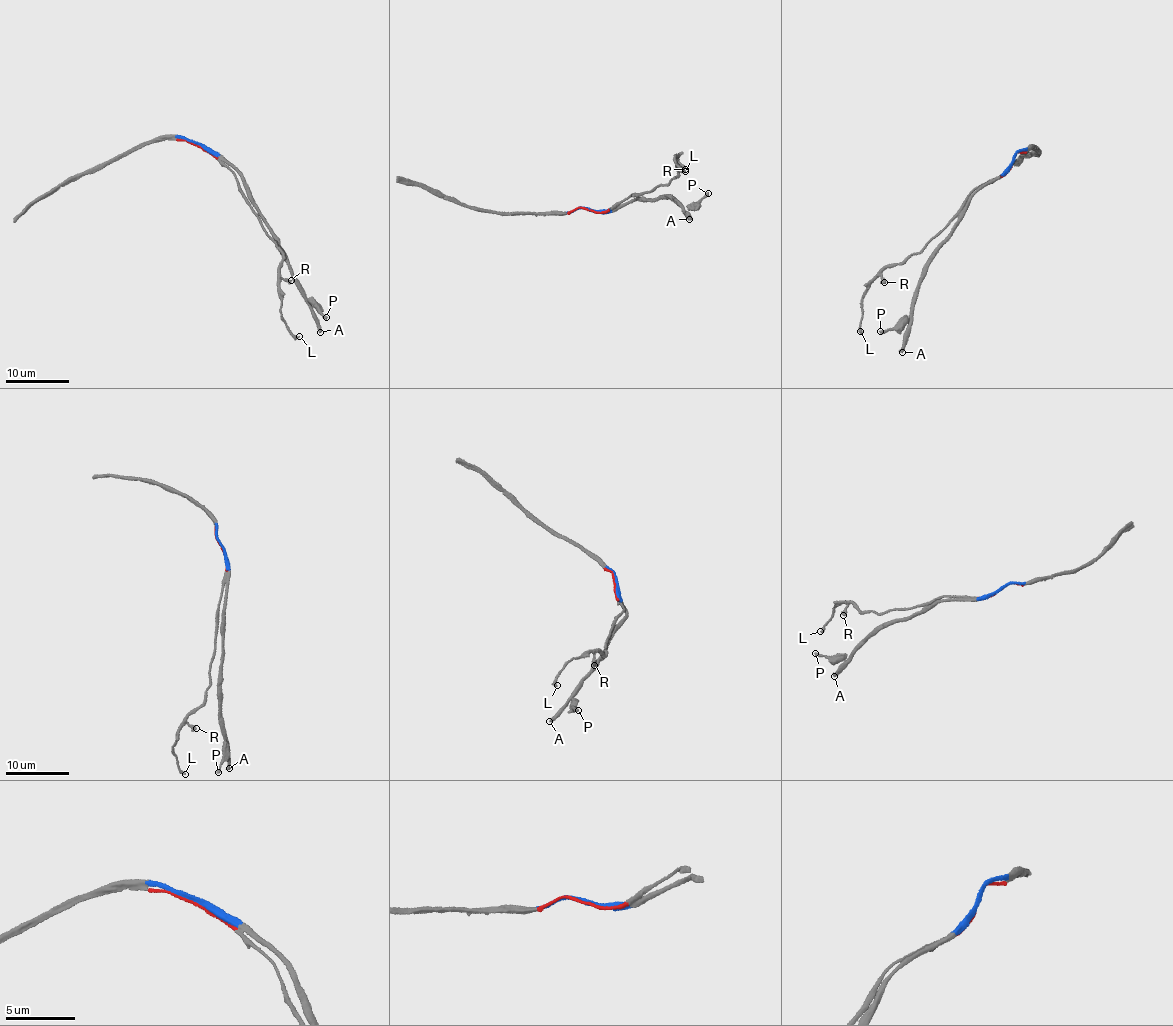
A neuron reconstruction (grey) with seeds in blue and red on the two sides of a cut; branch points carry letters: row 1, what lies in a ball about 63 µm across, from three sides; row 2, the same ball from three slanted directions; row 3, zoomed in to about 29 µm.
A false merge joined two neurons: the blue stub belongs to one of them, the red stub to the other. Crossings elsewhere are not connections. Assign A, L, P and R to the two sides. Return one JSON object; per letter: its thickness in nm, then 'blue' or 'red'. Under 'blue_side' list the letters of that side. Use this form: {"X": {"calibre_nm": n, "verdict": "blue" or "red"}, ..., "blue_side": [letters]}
{"A": {"calibre_nm": 400, "verdict": "blue"}, "L": {"calibre_nm": 320, "verdict": "red"}, "P": {"calibre_nm": 320, "verdict": "blue"}, "R": {"calibre_nm": 400, "verdict": "red"}, "blue_side": ["A", "P"]}

